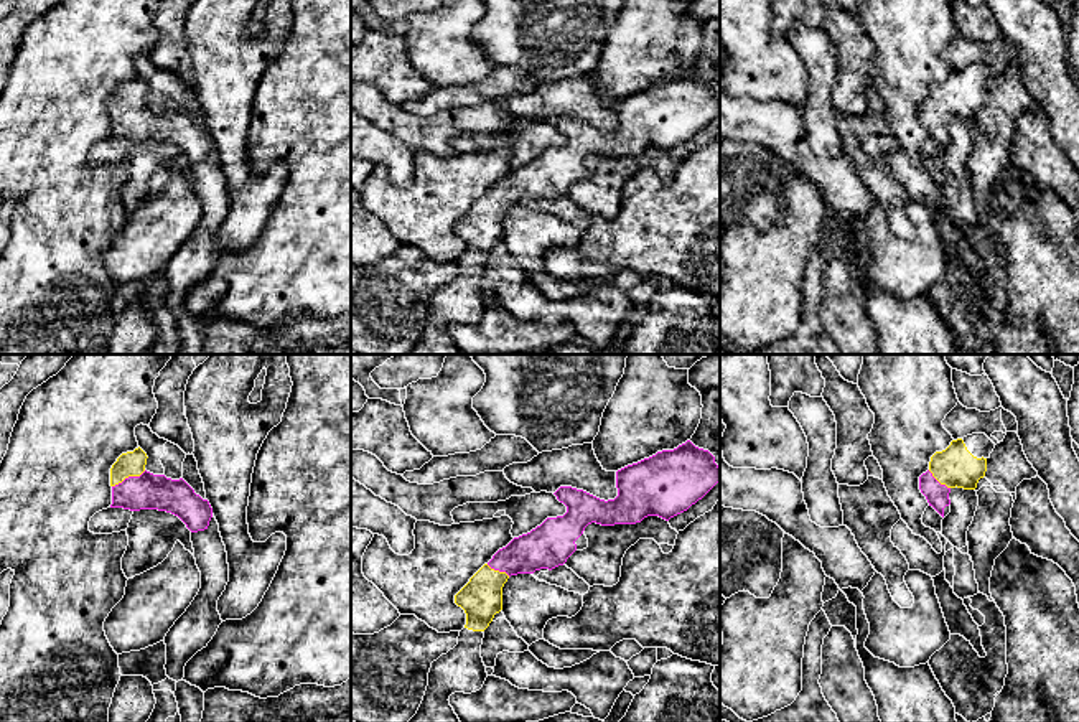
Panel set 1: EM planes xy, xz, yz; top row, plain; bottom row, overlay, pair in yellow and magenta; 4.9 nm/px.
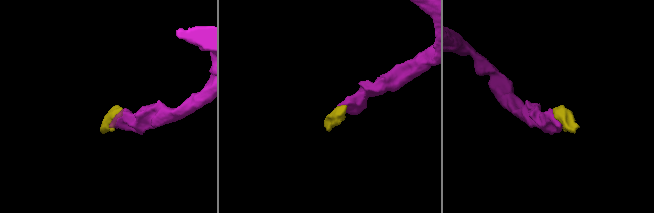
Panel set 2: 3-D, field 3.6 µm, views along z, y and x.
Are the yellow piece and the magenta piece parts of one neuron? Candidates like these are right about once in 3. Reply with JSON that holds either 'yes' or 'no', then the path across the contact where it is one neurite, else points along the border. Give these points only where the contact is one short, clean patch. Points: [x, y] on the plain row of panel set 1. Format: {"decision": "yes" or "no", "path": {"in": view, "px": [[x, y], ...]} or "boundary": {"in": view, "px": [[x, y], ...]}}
{"decision": "yes", "path": {"in": "xy", "px": [[132, 94], [129, 106], [147, 122]]}}

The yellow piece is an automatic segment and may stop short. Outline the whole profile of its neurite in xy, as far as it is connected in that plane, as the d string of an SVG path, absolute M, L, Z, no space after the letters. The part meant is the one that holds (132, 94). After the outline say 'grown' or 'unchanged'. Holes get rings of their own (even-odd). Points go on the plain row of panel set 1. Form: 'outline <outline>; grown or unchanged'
outline M138 77L122 84L110 99L112 135L130 142L158 140L178 147L191 163L204 162L213 138L183 110L145 101L147 84Z; grown

